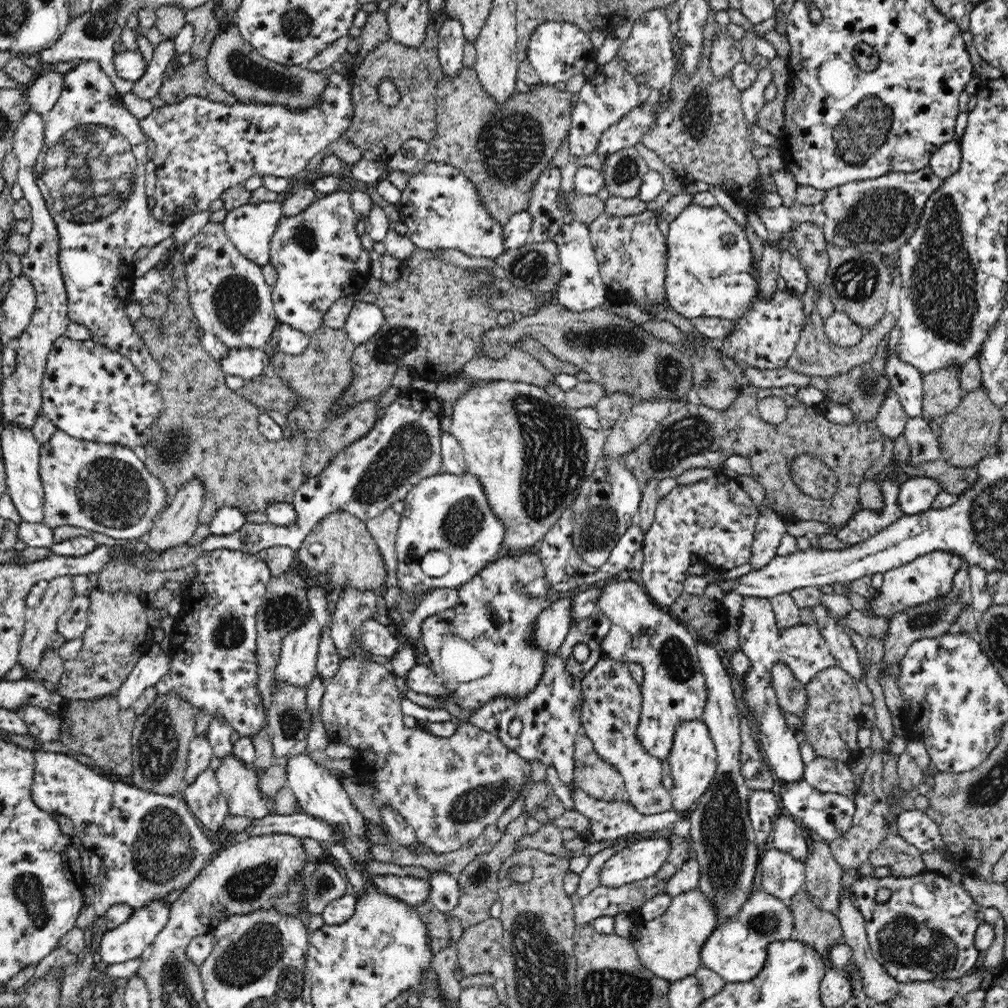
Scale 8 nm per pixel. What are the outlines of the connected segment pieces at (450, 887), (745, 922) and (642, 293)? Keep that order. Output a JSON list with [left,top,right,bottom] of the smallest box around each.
[[427,870,460,913],[700,891,793,982],[589,210,668,313]]

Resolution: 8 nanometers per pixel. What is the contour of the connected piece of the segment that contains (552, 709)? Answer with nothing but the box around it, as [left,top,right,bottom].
[468,654,582,786]

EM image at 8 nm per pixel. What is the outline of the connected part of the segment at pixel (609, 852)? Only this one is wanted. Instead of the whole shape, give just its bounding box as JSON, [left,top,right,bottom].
[576,830,656,899]

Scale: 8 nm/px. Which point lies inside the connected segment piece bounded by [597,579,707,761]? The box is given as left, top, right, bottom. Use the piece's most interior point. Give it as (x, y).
(674, 689)

